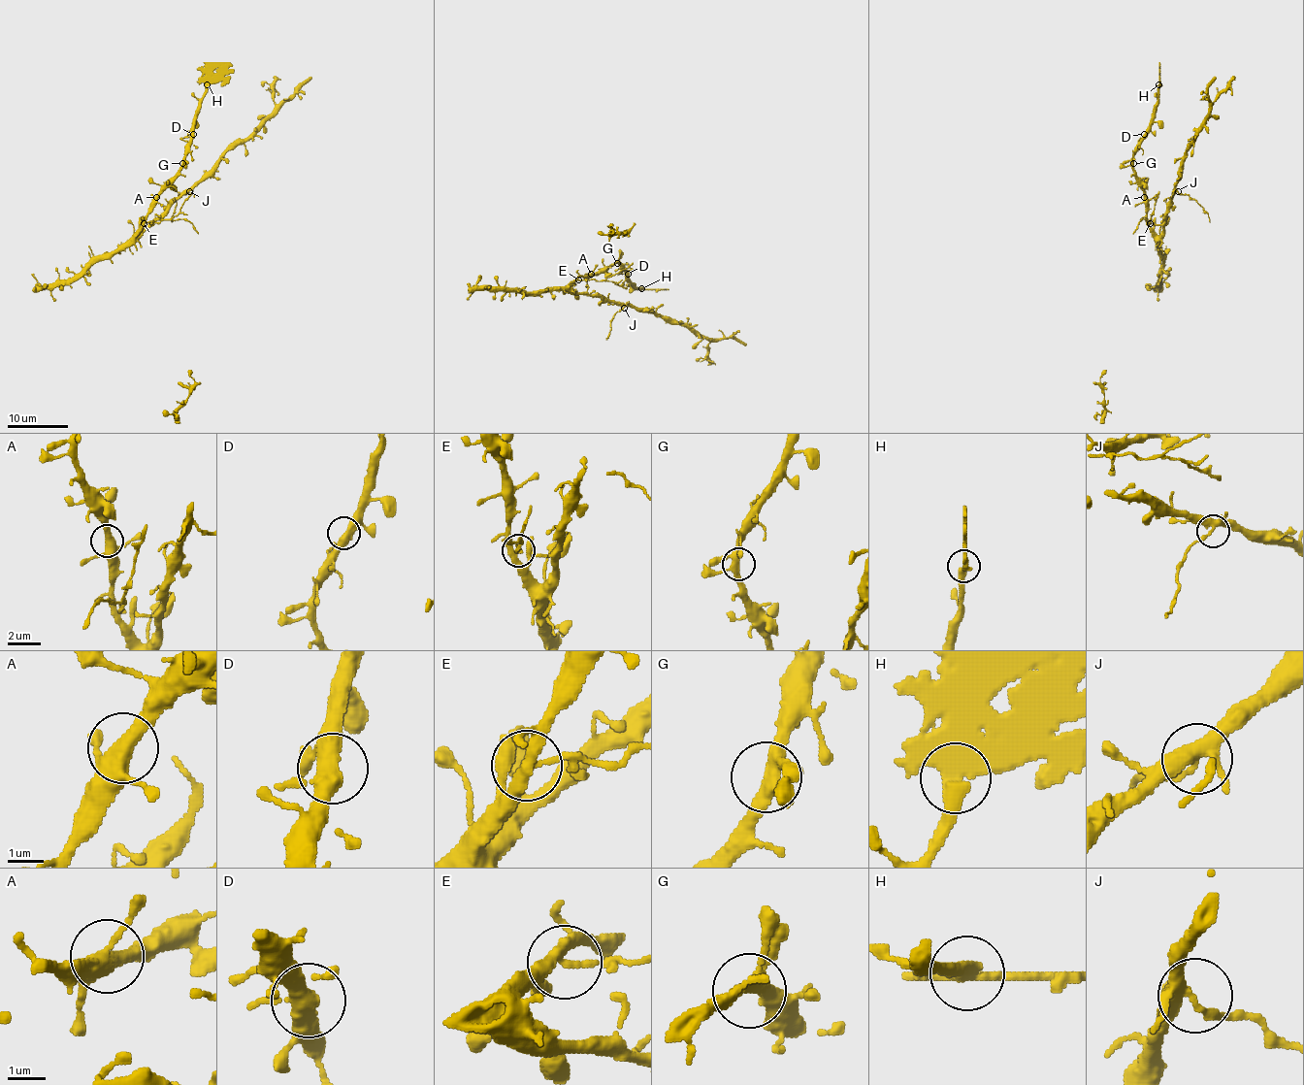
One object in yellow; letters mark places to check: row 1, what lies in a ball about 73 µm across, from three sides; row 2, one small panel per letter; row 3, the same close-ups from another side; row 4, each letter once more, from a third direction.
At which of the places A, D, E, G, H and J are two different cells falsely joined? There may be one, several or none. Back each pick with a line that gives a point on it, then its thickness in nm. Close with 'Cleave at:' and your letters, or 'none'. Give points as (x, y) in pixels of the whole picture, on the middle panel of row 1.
E: Place: (578, 279). Thickness 280 nm
H: Place: (641, 288). Thickness 500 nm
J: Place: (624, 308). Thickness 320 nm
Cleave at: E, H, J

